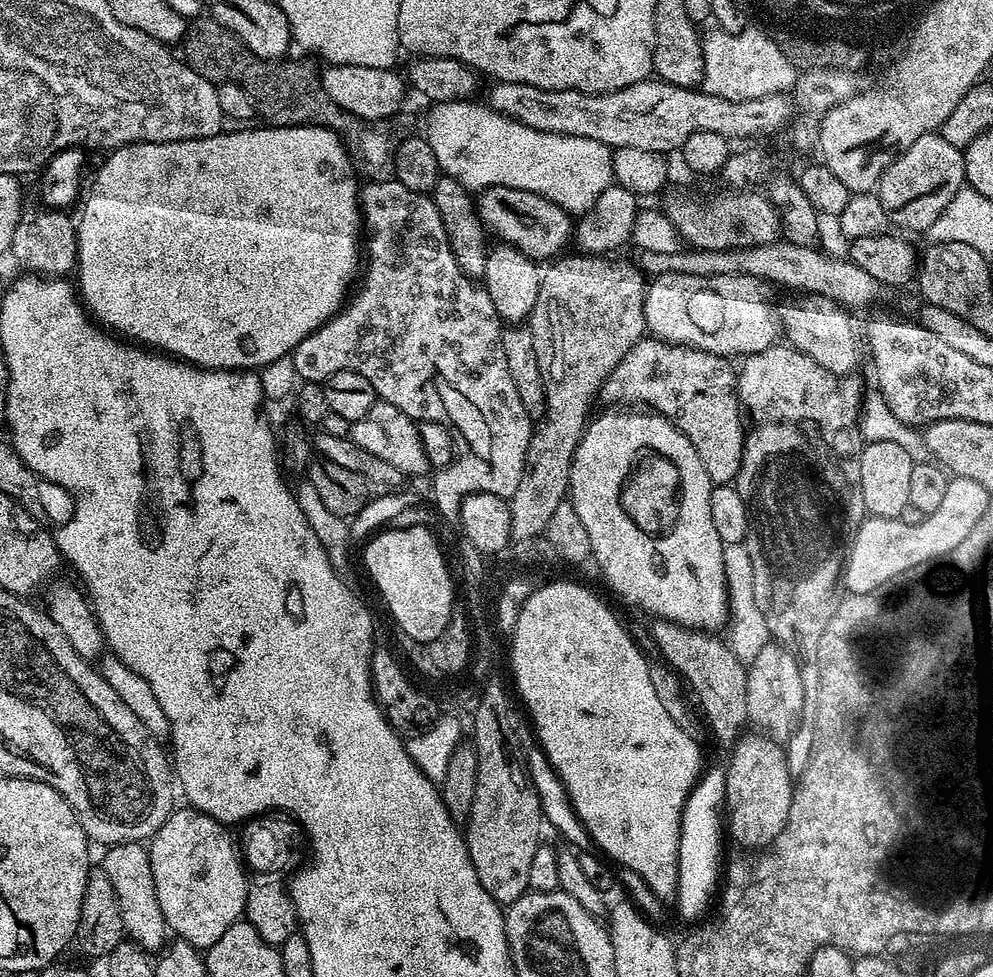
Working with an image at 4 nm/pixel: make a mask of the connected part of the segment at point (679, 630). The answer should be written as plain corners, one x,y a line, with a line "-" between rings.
656,622
652,628
652,636
656,639
656,644
660,647
660,652
688,679
688,684
692,687
694,695
700,699
700,708
704,711
704,716
708,719
710,727
716,731
716,736
720,740
729,740
729,742
737,739
740,727
744,724
744,719
749,719
748,710
748,668
745,661
737,656
735,651
727,643
724,644
720,640
715,640
715,635
707,634
702,630
691,630
683,628
678,624
670,624
667,622

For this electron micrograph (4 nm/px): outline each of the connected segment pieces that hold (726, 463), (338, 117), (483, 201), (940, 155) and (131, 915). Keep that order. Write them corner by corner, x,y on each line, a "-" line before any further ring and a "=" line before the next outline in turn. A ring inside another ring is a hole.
641,338
603,382
598,396
604,400
621,400
624,404
645,404
648,407
645,409
663,416
679,432
686,434
686,438
690,438
713,485
732,484
744,464
746,431
744,432
744,424
740,421
742,400
738,395
738,372
728,364
731,363
725,357
702,348
692,348
687,344
672,343
661,338
=
201,14
191,21
182,42
183,48
183,59
194,71
202,74
202,78
215,81
216,64
220,64
219,79
243,85
252,95
257,113
261,117
264,115
271,127
296,128
299,124
311,124
332,129
343,139
357,173
361,177
368,176
364,178
369,181
393,179
395,154
402,142
406,142
417,131
416,120
407,110
395,116
387,116
385,120
359,120
324,93
321,77
308,76
306,65
299,64
293,58
264,60
256,56
211,14
=
493,184
491,188
483,189
475,197
474,205
485,229
493,237
496,235
500,239
497,241
527,253
537,262
547,261
550,258
547,256
552,255
567,238
569,240
574,226
573,221
568,221
571,220
569,213
544,196
517,188
507,188
501,184
=
927,132
918,142
911,144
909,148
903,149
900,156
888,169
881,171
878,176
878,195
885,210
890,214
893,225
901,224
912,232
924,232
932,228
940,220
940,215
948,212
948,203
959,194
961,188
965,187
964,179
964,154
961,149
950,146
946,138
936,132
=
143,843
134,844
113,844
107,849
108,852
102,860
102,867
106,870
106,874
110,878
110,882
114,882
114,894
118,894
118,906
122,914
122,922
124,923
124,931
127,939
131,943
139,944
145,949
152,948
163,949
166,941
164,939
170,936
170,929
162,914
162,906
158,906
158,890
154,890
154,870
150,870
150,858
148,857
148,849

